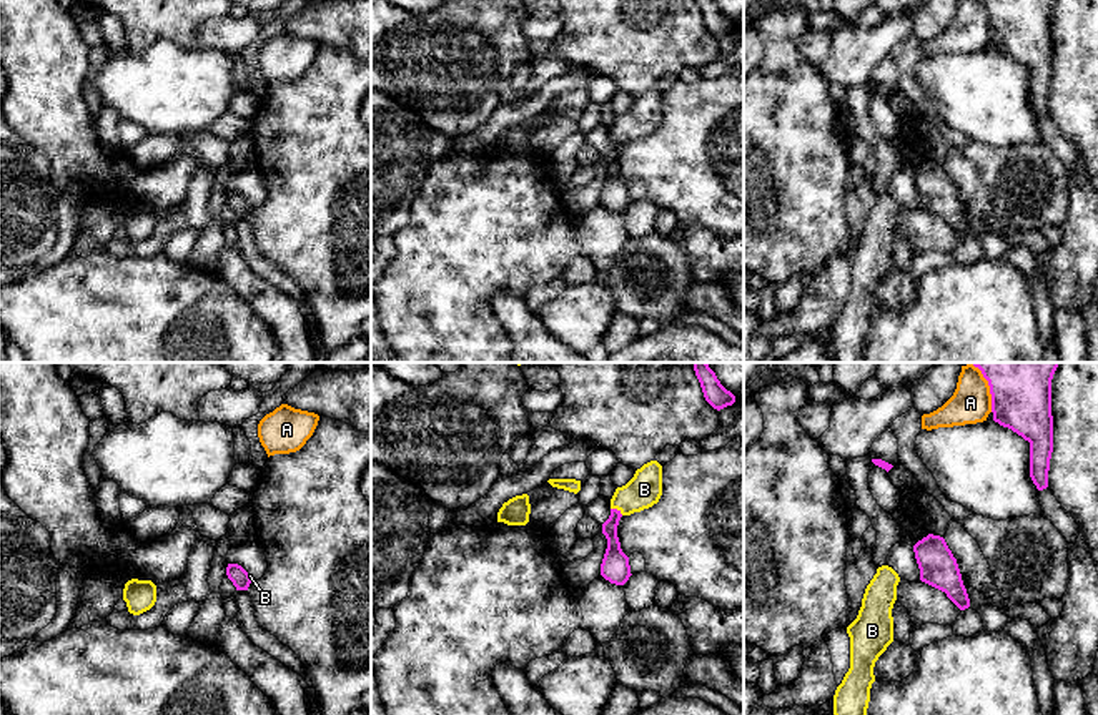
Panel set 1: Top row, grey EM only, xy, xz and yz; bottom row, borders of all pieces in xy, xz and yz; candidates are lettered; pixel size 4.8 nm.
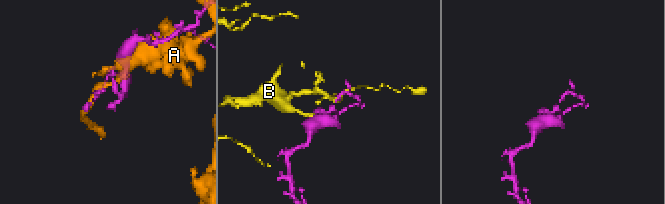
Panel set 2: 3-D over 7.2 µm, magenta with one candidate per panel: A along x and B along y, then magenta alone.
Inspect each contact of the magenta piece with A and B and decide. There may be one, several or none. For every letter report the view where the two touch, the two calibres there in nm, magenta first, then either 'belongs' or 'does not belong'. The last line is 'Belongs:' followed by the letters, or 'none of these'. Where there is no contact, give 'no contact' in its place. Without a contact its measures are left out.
A: yz | 280/190 nm | does not belong
B: xz | 120/170 nm | belongs
Belongs: B

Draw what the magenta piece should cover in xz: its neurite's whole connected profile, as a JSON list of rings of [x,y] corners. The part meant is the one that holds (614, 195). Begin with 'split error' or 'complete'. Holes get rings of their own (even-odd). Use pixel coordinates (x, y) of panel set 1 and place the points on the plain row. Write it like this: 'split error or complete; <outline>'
split error; [[[650,88],[636,98],[634,105],[617,115],[611,126],[611,143],[602,151],[607,176],[601,191],[601,203],[616,213],[624,213],[631,201],[629,185],[622,180],[617,153],[622,143],[652,135],[662,123],[662,93]]]

